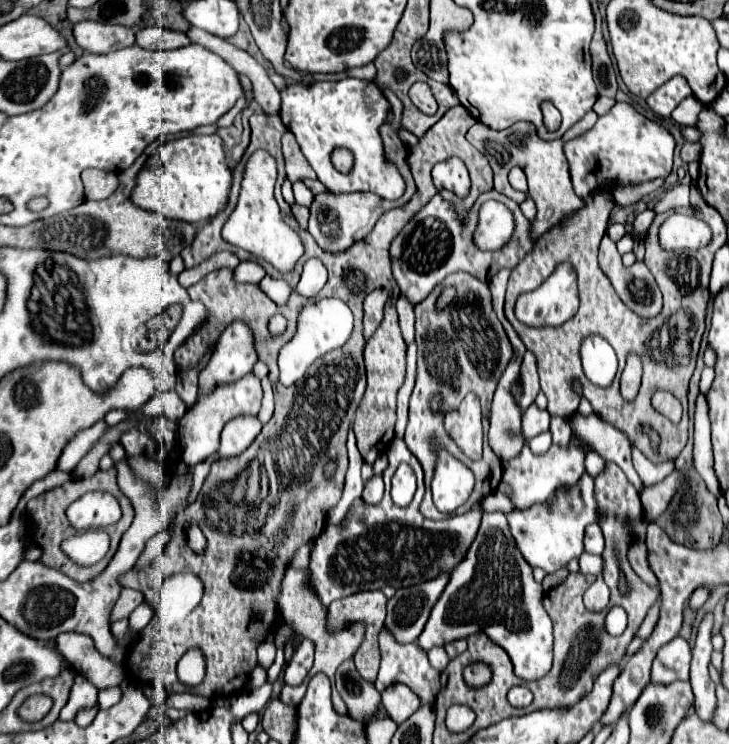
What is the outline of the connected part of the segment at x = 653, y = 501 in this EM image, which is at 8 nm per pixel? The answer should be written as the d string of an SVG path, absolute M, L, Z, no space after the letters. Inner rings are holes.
M675 471L675 473L671 473L665 481L657 483L657 485L651 485L651 487L643 487L643 489L639 491L643 515L645 515L649 521L653 521L655 517L659 517L659 515L667 509L671 497L673 497L675 491L679 489L679 485L681 485L681 475Z

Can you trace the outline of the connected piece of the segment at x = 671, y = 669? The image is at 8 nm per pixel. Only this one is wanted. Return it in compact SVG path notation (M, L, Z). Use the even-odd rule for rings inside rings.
M675 637L667 645L663 645L651 667L651 681L655 685L671 685L675 681L689 679L689 663L691 663L691 647L685 639Z

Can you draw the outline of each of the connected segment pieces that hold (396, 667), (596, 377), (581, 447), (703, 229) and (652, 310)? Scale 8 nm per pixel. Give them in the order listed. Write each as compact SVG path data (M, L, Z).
M381 631L381 667L379 667L379 677L375 681L375 689L385 689L389 683L399 681L411 687L411 691L421 699L421 705L431 705L441 689L439 681L439 671L429 665L427 653L417 645L417 643L407 643L407 645L397 645L393 635L389 631Z
M589 335L581 345L581 361L587 379L593 385L607 387L613 383L617 371L617 357L613 347L599 335Z
M573 437L567 447L551 445L549 451L545 451L541 455L533 455L529 445L525 445L517 457L503 463L503 483L507 483L511 487L511 493L507 495L509 501L517 509L525 509L533 503L549 499L553 495L553 491L565 483L575 485L579 481L579 477L585 473L585 455L587 453L589 453L589 447L579 437Z
M683 213L669 215L659 227L659 245L665 251L699 251L711 241L711 227Z
M599 257L603 273L609 277L621 301L643 319L653 319L659 315L661 291L643 261L631 267L623 267L621 257Z

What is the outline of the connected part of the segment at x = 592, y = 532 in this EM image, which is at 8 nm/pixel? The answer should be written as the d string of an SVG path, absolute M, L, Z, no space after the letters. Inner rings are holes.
M589 525L585 529L585 551L593 555L601 555L605 549L605 539L599 525Z

